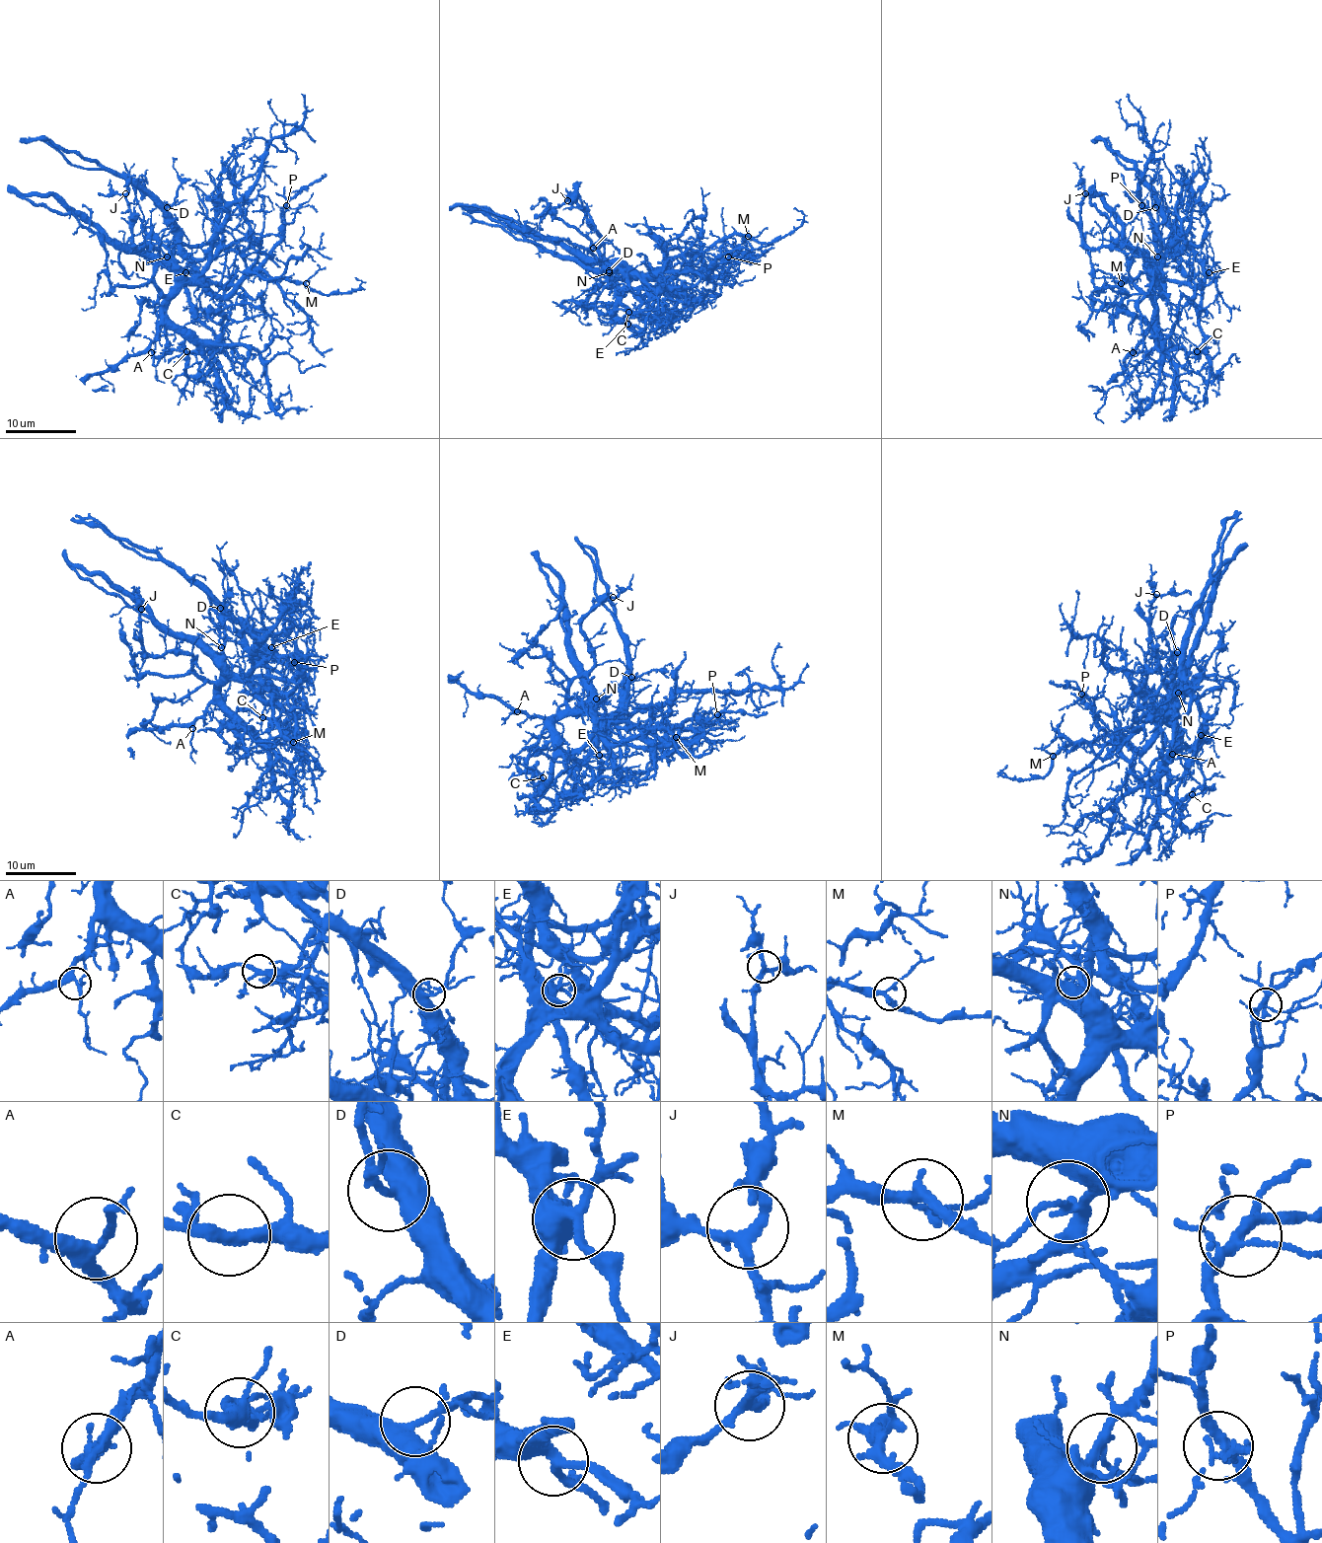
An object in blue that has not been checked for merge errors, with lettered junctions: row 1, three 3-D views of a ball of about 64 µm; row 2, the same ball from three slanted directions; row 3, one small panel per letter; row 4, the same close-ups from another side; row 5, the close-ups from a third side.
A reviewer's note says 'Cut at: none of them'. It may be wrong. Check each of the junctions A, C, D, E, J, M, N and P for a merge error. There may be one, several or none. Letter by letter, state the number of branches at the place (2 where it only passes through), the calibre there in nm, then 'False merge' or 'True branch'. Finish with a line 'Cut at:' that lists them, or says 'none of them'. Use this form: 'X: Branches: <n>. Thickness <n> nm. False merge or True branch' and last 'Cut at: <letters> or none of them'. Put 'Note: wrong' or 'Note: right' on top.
Note: wrong
A: Branches: 3. Thickness 240 nm. True branch
C: Branches: 3. Thickness 260 nm. False merge
D: Branches: 3. Thickness 360 nm. True branch
E: Branches: 3. Thickness 360 nm. True branch
J: Branches: 3. Thickness 240 nm. True branch
M: Branches: 3. Thickness 260 nm. True branch
N: Branches: 3. Thickness 180 nm. True branch
P: Branches: 4. Thickness 240 nm. True branch
Cut at: C

